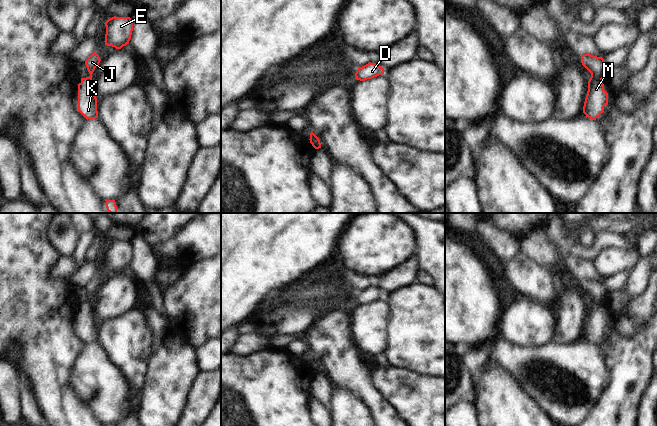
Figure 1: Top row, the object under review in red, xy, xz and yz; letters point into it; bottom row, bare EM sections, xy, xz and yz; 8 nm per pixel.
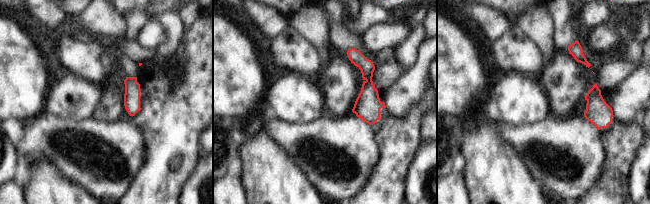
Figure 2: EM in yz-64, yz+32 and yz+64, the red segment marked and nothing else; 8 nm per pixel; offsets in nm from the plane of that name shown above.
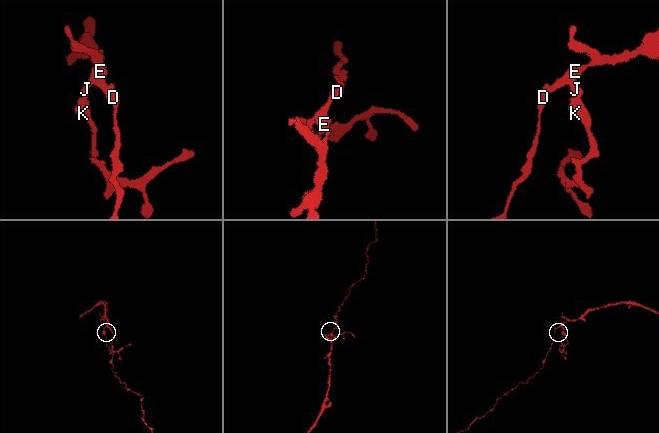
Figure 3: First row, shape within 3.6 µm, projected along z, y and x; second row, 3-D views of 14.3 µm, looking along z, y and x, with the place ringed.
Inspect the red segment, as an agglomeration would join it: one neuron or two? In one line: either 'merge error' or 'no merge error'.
merge error

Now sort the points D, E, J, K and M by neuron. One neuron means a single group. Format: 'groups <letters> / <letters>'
groups D E J / K M

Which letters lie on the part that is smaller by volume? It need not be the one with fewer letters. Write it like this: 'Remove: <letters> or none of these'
Remove: K, M

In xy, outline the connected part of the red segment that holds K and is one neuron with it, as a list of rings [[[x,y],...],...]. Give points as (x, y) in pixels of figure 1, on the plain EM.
[[[90,301],[81,302],[81,306],[78,308],[78,335],[87,344],[98,342],[97,322]]]

